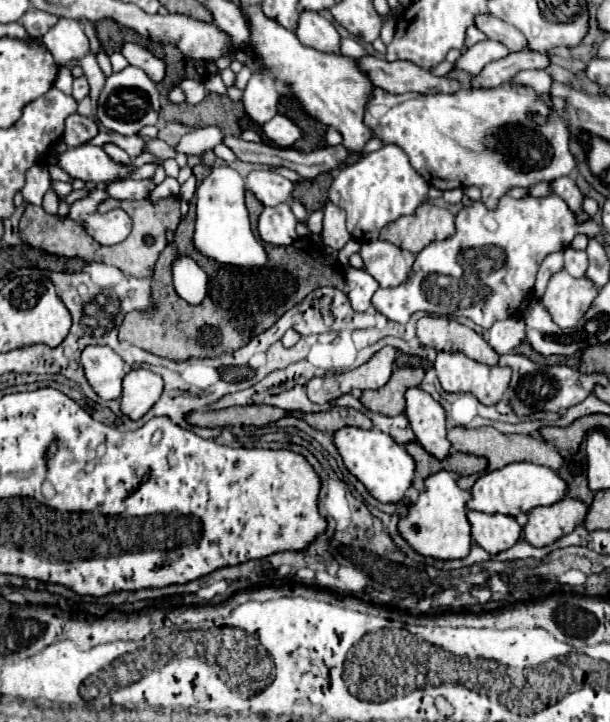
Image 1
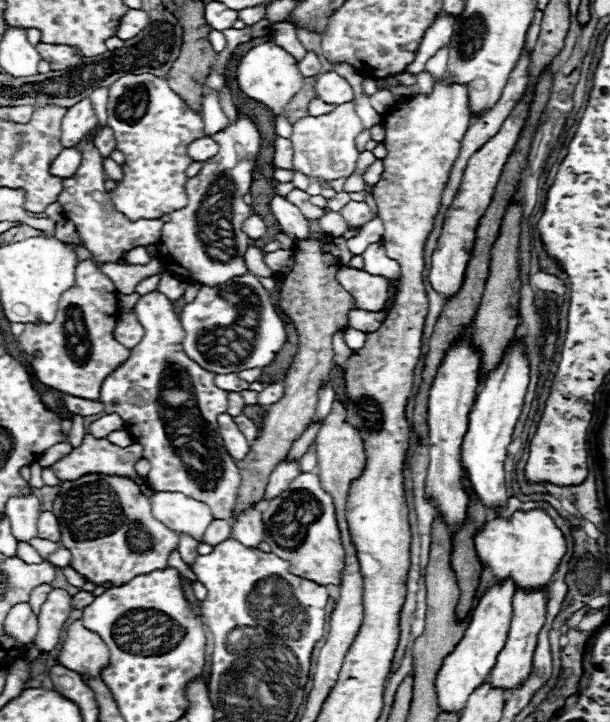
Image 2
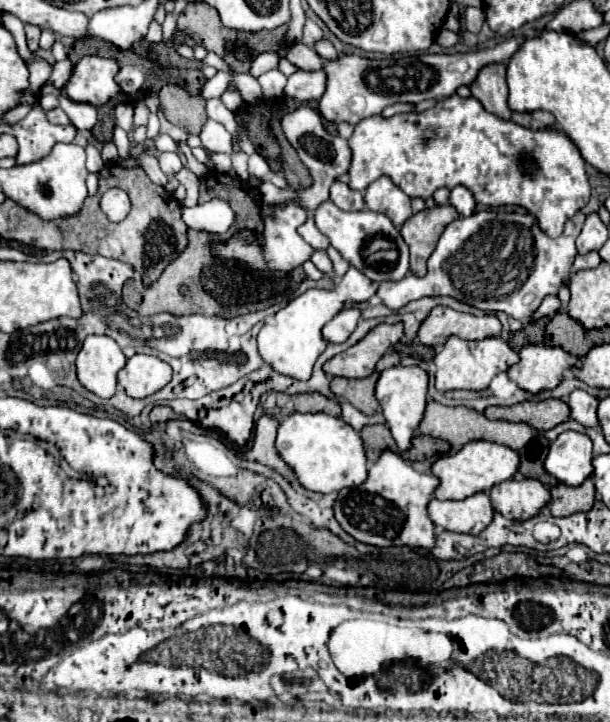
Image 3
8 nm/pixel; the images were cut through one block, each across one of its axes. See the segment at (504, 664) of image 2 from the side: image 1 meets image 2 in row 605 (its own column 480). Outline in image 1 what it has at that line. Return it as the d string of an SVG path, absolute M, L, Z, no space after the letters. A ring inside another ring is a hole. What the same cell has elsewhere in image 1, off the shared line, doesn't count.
M468 512L468 520L472 524L472 540L482 546L490 556L512 548L522 534L522 528L514 516L490 516L484 512Z

